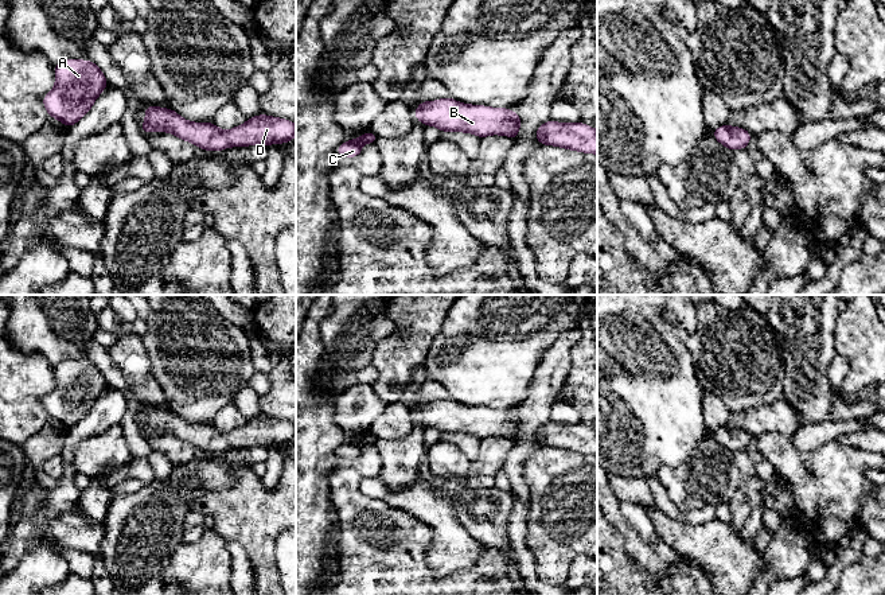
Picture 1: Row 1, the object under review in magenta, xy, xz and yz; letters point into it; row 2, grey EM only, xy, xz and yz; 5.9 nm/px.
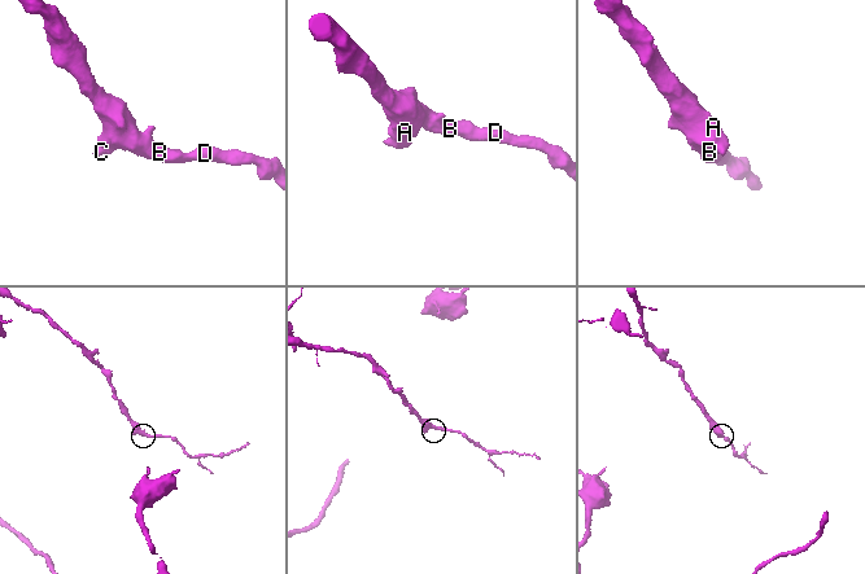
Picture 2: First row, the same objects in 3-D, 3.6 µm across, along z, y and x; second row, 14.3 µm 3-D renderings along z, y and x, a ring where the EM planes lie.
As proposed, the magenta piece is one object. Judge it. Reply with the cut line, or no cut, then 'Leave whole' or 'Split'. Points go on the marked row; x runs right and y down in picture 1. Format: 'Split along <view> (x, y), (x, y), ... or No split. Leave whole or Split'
No split. Leave whole

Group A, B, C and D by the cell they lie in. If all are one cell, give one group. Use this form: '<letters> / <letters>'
A B C D

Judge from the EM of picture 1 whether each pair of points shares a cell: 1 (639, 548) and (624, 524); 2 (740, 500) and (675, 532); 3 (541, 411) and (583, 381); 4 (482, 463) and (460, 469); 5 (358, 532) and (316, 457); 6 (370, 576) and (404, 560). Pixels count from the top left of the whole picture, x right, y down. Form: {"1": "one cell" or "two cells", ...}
{"1": "one cell", "2": "two cells", "3": "two cells", "4": "one cell", "5": "two cells", "6": "one cell"}

